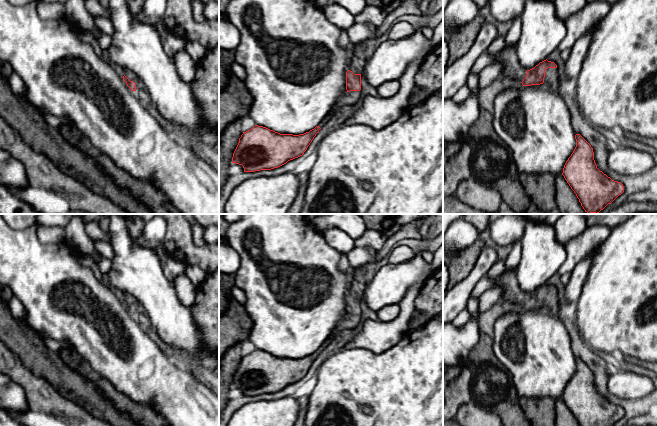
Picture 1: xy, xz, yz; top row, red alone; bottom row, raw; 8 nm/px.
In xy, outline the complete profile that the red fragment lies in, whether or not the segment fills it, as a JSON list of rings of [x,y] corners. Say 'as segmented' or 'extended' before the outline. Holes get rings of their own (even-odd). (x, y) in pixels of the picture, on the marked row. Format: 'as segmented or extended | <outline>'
extended | [[[126,71],[125,75],[123,76],[123,80],[132,91],[136,91],[136,84],[139,80],[136,74],[131,71]]]

